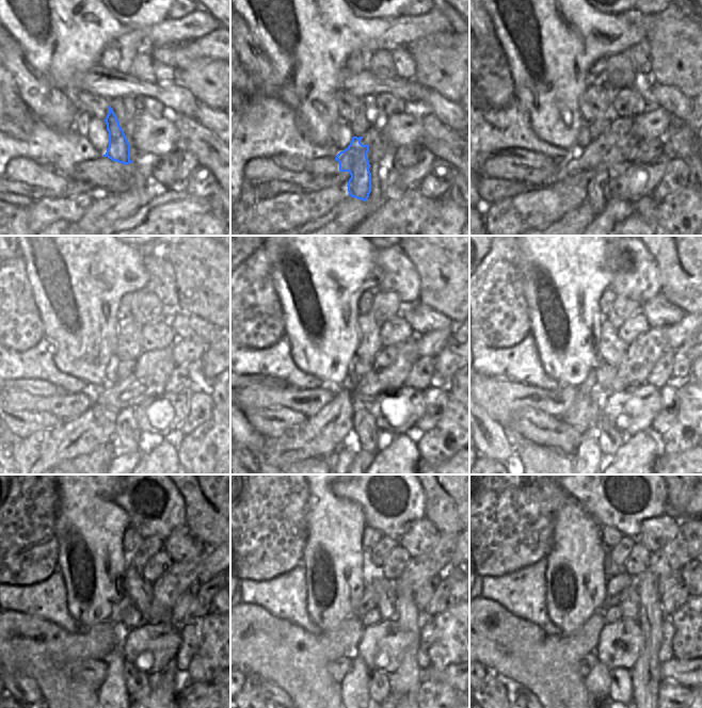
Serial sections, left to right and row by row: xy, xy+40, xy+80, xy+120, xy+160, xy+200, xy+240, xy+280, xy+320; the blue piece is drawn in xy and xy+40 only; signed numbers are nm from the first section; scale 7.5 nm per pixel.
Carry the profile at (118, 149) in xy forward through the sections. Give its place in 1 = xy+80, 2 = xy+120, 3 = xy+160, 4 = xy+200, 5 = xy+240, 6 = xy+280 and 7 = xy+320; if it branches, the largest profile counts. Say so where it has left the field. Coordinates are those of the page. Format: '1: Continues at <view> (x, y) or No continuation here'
1: Continues at xy+80 (600, 188)
2: Continues at xy+120 (126, 437)
3: Continues at xy+160 (365, 437)
4: Continues at xy+200 (610, 440)
5: Continues at xy+240 (137, 682)
6: Continues at xy+280 (379, 682)
7: Continues at xy+320 (620, 691)

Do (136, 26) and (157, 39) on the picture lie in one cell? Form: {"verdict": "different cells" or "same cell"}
{"verdict": "different cells"}

